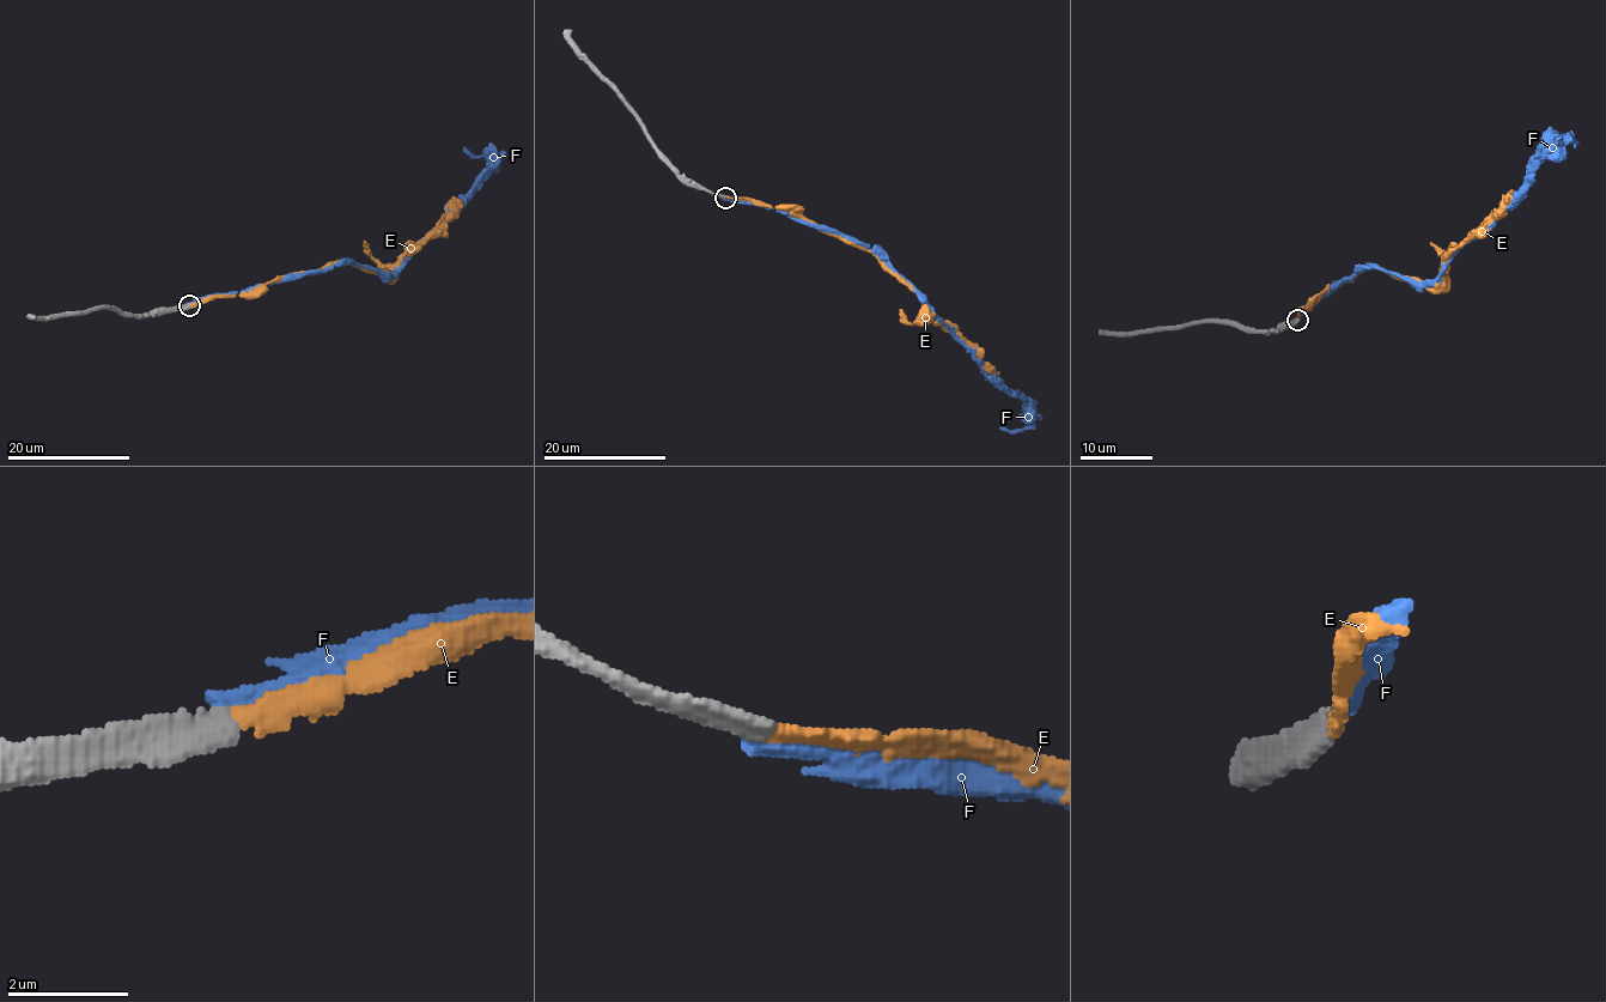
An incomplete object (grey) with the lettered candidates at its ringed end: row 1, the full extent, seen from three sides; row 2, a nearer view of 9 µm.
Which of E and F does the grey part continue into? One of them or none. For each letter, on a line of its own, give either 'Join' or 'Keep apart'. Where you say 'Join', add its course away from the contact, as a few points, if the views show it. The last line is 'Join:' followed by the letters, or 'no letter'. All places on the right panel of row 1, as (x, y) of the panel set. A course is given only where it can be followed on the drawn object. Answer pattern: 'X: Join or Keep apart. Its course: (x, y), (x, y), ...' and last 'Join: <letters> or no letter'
E: Join. Its course: (1297, 320), (1332, 285), (1356, 273), (1382, 268), (1424, 283), (1435, 281), (1441, 265), (1514, 190)
F: Keep apart
Join: E

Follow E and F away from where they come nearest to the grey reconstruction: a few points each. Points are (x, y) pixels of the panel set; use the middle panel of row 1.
E: (725, 196), (789, 206), (802, 218), (863, 246), (925, 304), (925, 314), (937, 319), (972, 353), (990, 380)
F: (724, 199), (785, 211), (876, 249), (977, 364), (1023, 400), (1024, 427), (1001, 427)

